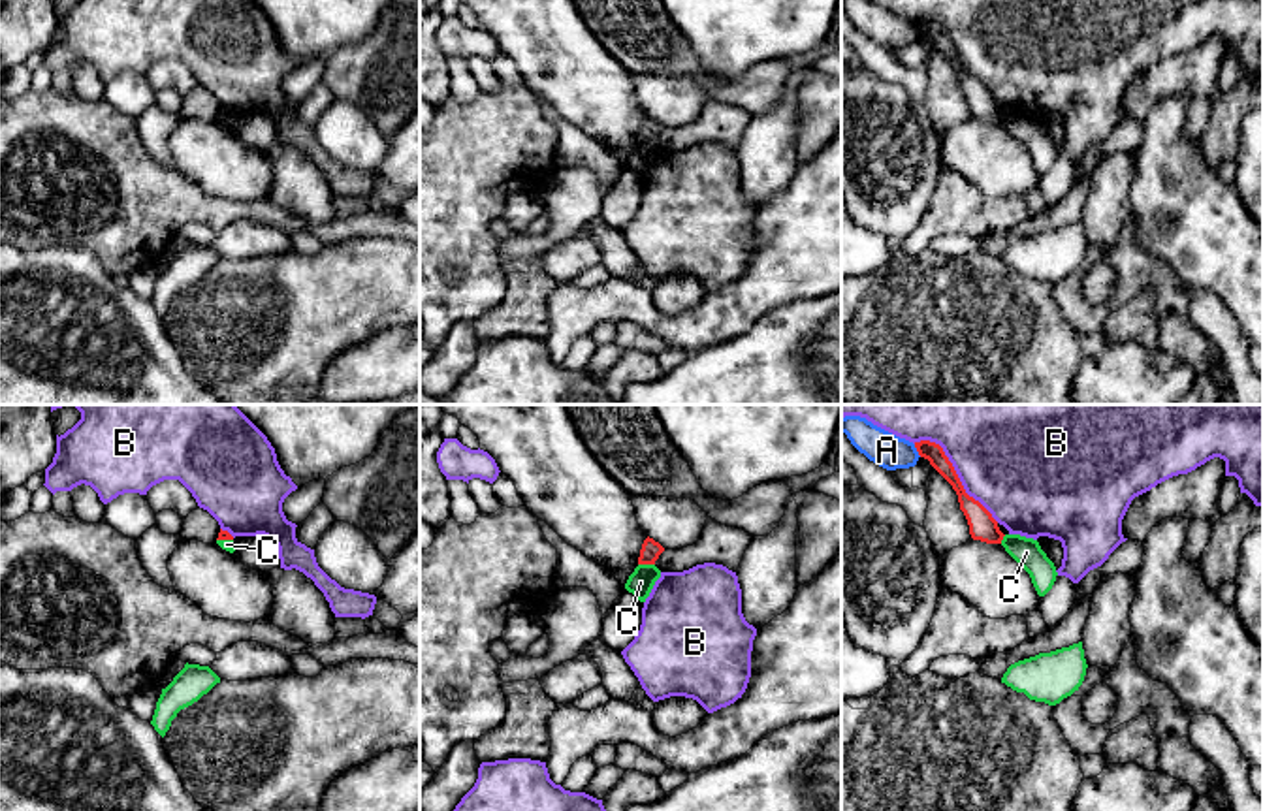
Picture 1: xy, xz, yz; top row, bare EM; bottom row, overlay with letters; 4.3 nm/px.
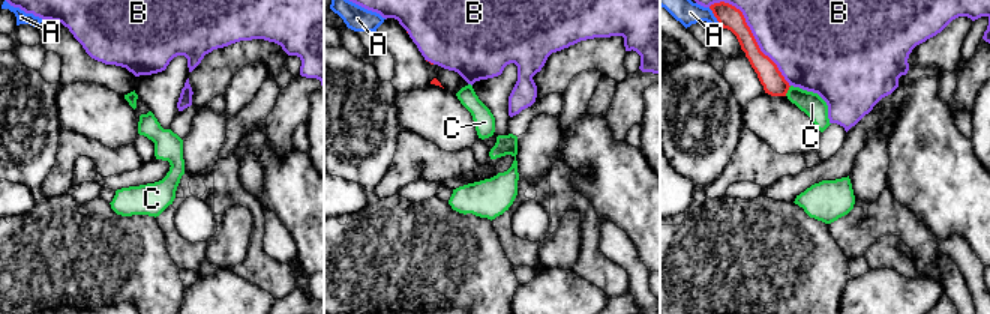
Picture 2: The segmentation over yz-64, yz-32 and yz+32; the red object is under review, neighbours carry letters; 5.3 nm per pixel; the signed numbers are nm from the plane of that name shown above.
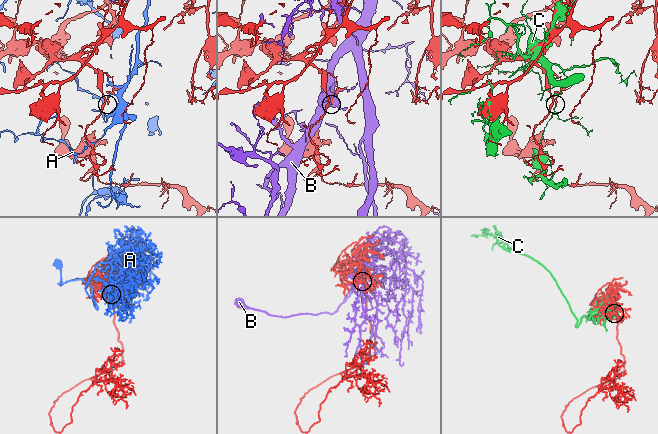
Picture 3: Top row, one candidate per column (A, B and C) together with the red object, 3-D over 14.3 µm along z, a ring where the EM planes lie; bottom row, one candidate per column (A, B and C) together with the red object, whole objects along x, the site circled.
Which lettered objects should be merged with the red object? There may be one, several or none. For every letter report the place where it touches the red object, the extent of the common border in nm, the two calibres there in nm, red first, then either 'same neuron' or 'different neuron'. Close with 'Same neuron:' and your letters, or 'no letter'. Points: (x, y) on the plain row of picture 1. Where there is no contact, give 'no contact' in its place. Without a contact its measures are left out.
A: yz (917, 29) | 70 nm | 80/150 nm | different neuron
B: yz (955, 51) | 500 nm | 110/400 nm | different neuron
C: xz (646, 142) | 70 nm | 90/110 nm | different neuron
Same neuron: no letter

